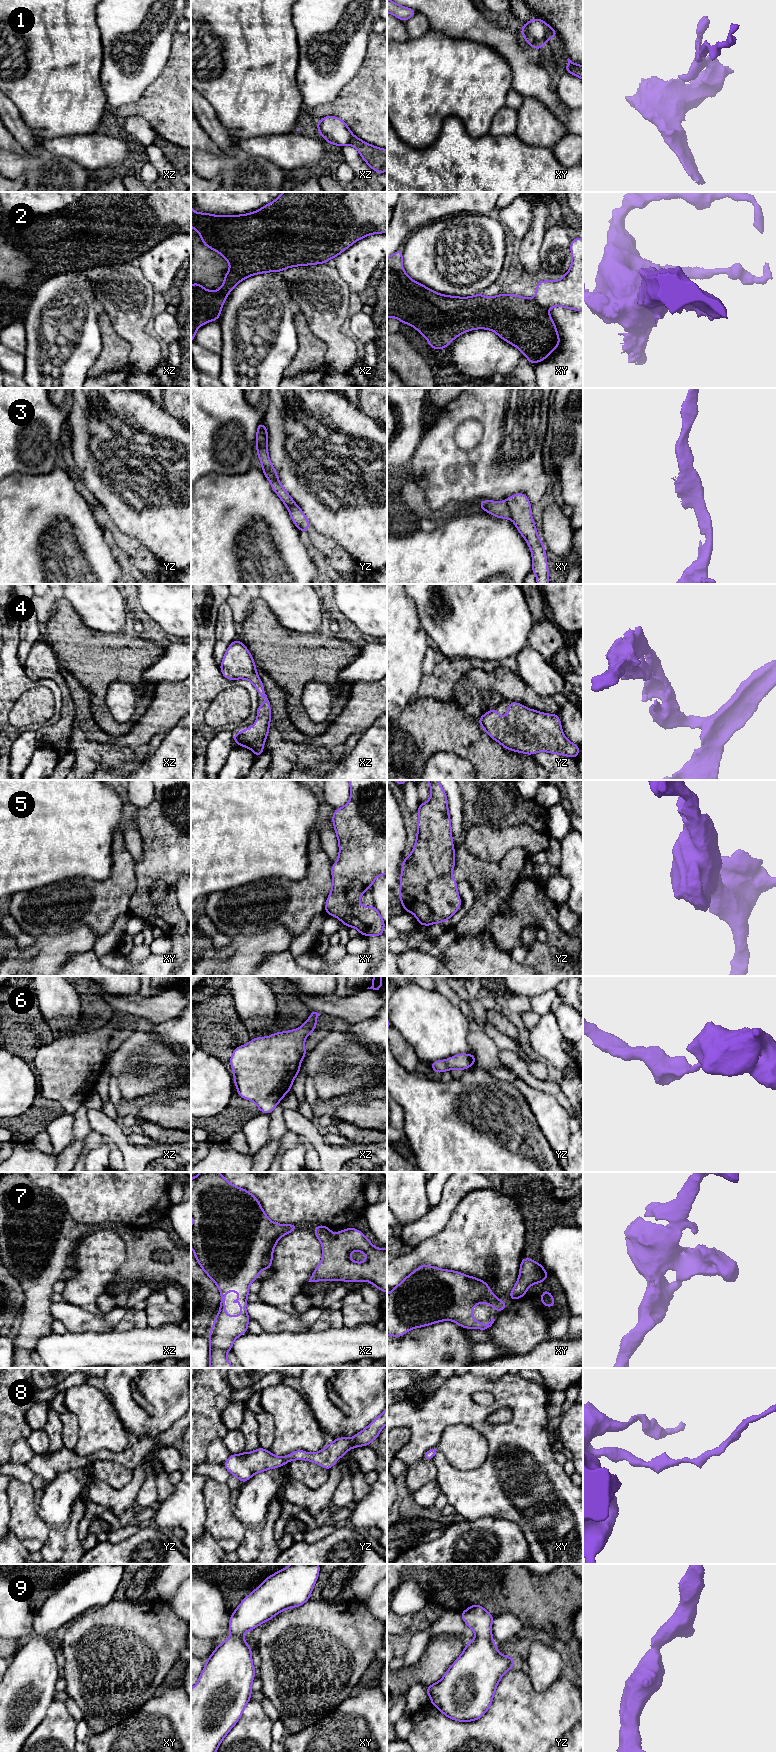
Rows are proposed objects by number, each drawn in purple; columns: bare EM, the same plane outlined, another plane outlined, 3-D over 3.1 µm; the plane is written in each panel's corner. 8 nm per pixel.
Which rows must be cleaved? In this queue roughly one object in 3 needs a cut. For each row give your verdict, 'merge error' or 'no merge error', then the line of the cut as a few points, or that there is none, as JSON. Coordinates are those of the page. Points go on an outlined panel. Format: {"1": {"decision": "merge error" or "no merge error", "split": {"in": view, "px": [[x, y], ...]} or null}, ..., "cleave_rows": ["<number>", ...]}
{"1": {"decision": "merge error", "split": {"in": "xy", "px": [[548, 25], [544, 41]]}}, "2": {"decision": "no merge error", "split": null}, "3": {"decision": "merge error", "split": {"in": "xy", "px": [[505, 501], [512, 517]]}}, "4": {"decision": "no merge error", "split": null}, "5": {"decision": "merge error", "split": {"in": "yz", "px": [[449, 873], [434, 877], [427, 886], [427, 903], [441, 921]]}}, "6": {"decision": "no merge error", "split": null}, "7": {"decision": "no merge error", "split": null}, "8": {"decision": "no merge error", "split": null}, "9": {"decision": "no merge error", "split": null}, "cleave_rows": ["1", "3", "5"]}

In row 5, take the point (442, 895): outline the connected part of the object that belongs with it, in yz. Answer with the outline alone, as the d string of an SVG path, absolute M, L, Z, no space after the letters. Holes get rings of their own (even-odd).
M450 874L433 878L427 886L427 901L441 922L446 922L461 907L457 880Z

